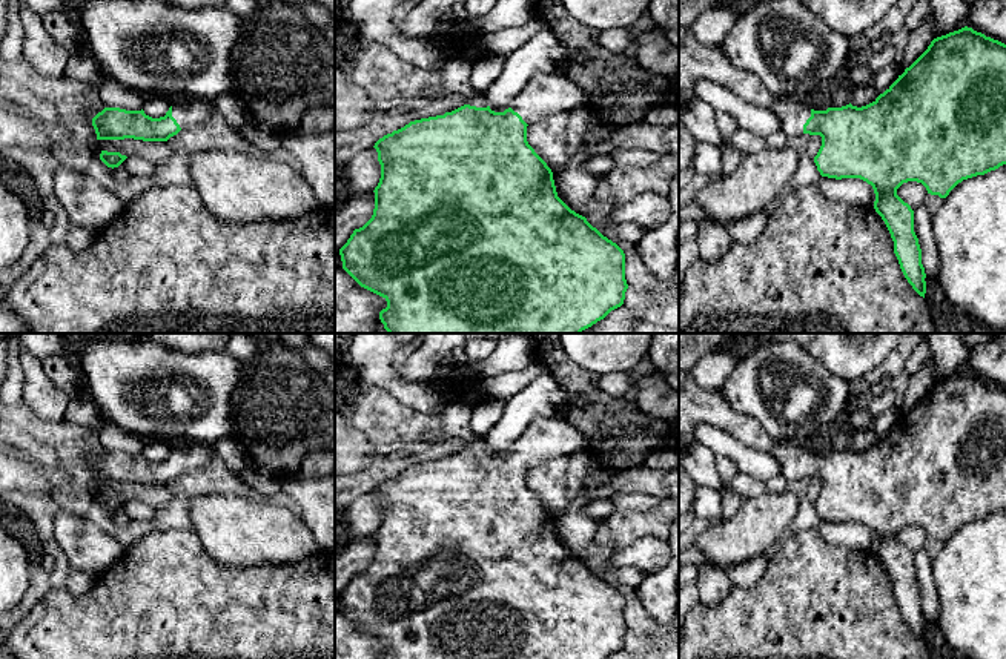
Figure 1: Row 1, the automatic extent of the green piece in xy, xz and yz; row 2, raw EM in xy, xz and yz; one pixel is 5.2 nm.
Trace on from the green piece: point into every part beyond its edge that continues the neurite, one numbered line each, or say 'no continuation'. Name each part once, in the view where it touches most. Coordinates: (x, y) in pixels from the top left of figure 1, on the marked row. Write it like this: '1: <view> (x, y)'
1: xy (192, 111)

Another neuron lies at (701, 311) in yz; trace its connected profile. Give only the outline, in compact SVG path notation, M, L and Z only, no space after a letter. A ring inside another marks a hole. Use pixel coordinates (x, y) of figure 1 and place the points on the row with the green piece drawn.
M803 132L788 138L788 146L799 155L797 171L788 181L782 198L769 209L762 233L751 243L734 243L716 263L705 263L699 258L688 267L679 293L679 333L937 333L928 303L905 278L894 253L891 233L874 206L859 207L829 200L817 187L822 175L814 157L808 154L809 138L811 135Z

